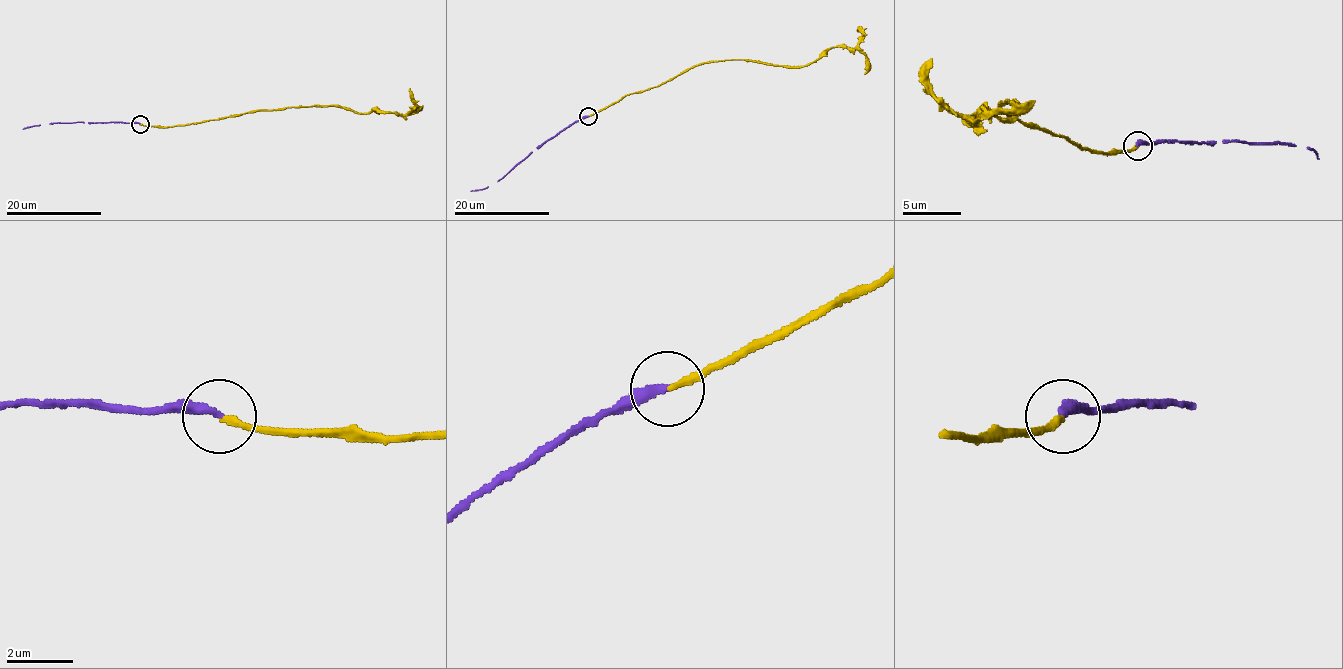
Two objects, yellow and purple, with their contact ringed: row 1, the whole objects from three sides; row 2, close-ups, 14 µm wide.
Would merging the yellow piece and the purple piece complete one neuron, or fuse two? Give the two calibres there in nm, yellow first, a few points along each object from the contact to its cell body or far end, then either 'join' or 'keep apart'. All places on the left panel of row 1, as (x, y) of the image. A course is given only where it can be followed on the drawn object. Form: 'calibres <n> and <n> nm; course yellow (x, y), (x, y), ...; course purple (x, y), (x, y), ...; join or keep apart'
calibres 190 and 300 nm; course yellow (139, 124), (197, 124), (254, 111), (330, 106), (364, 113), (405, 114), (414, 104), (409, 88); course purple (139, 124), (51, 123), (22, 129); join

